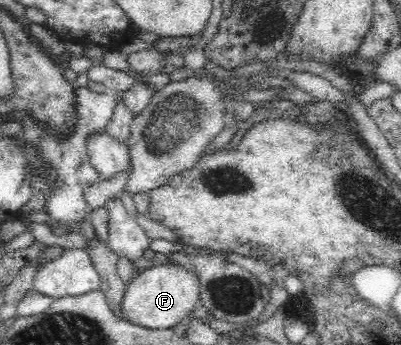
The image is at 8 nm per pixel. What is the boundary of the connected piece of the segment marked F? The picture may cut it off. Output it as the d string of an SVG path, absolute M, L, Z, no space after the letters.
M175 261L146 264L135 272L132 282L126 287L122 315L127 322L148 329L173 329L180 322L185 322L186 316L198 302L199 295L199 278L194 270Z

